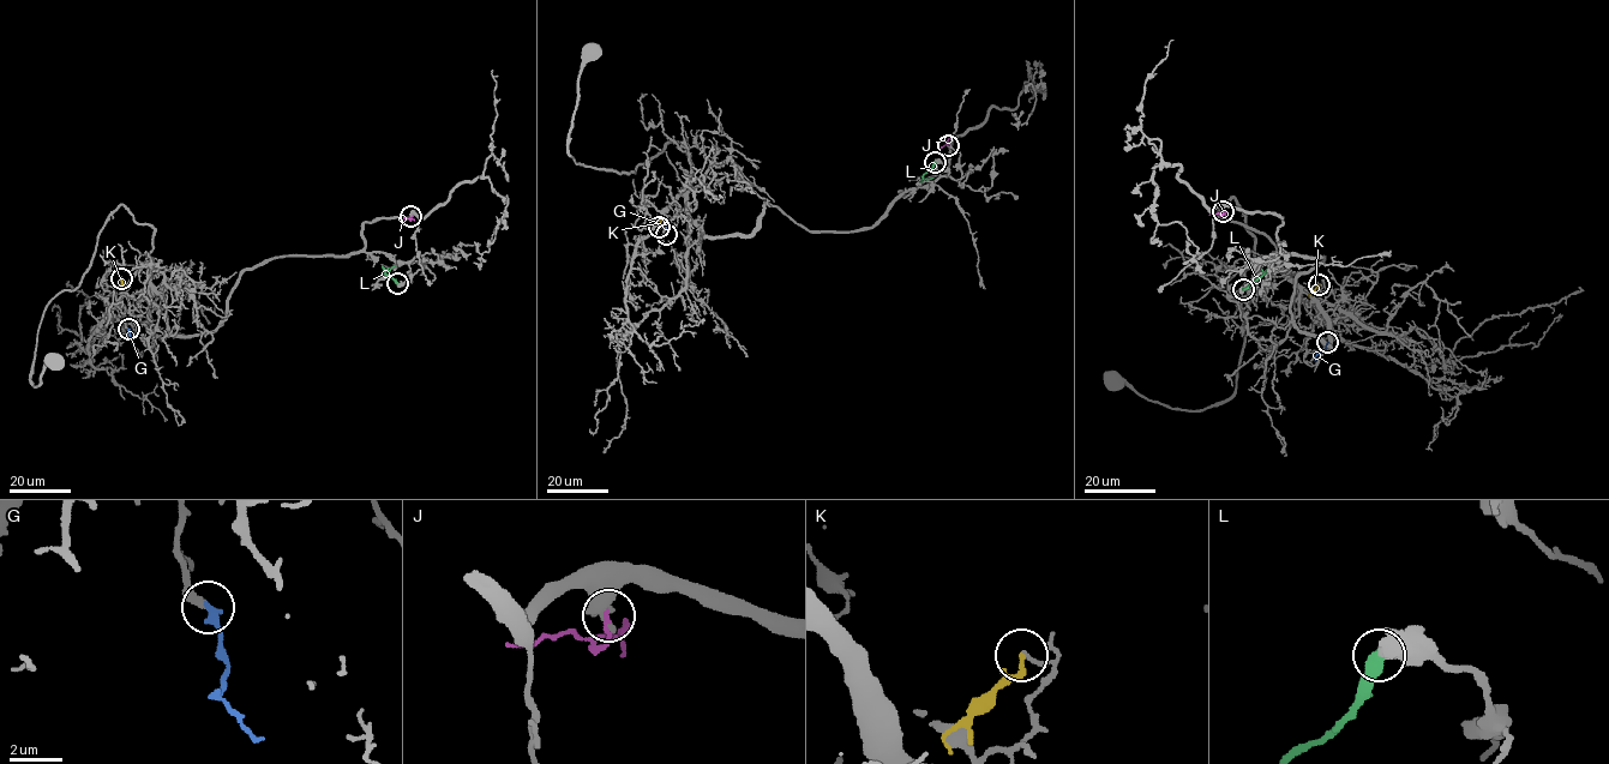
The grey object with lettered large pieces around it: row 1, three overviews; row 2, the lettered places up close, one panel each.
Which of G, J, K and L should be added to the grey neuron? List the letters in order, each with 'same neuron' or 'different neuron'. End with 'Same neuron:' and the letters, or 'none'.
G: same neuron
J: different neuron
K: different neuron
L: different neuron
Same neuron: G

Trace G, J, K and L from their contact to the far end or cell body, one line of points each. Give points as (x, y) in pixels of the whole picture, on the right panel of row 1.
G: (1327, 342), (1315, 360)
J: (1224, 211), (1223, 215), (1210, 215)
K: (1319, 283), (1309, 298)
L: (1243, 289), (1264, 274), (1261, 269)

